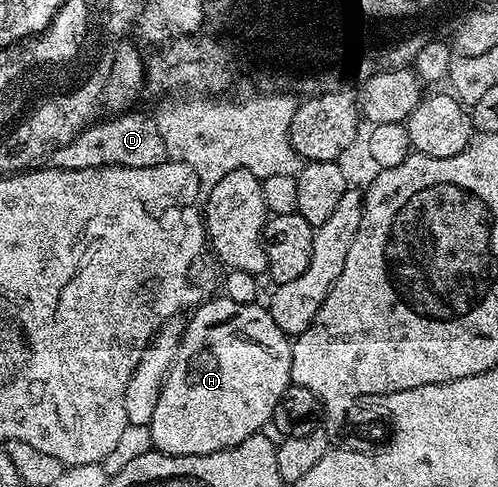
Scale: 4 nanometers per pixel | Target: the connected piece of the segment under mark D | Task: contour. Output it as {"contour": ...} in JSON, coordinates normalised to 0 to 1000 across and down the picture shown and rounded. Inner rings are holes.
{"contour":[[[251,226],[233,232],[227,244],[211,253],[187,251],[159,269],[129,302],[108,306],[96,316],[92,335],[100,343],[127,343],[133,351],[181,347],[183,343],[313,343],[337,326],[333,290],[325,290],[325,273],[317,265],[311,242],[303,234],[279,236],[273,228]]]}

